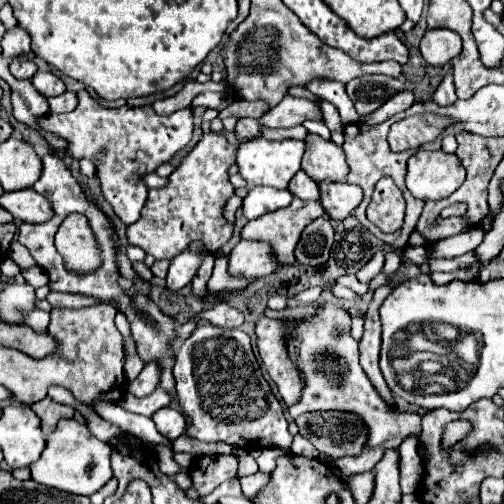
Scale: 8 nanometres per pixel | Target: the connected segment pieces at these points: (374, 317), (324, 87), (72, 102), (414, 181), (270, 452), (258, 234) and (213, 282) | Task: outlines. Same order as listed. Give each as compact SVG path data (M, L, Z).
M379 286L375 290L375 296L369 304L369 310L365 314L365 334L359 342L361 352L361 368L377 388L377 392L393 404L393 396L383 380L383 374L379 372L379 348L381 348L381 322L379 322L379 306L385 300L385 296L391 292L391 286Z
M311 80L305 84L305 88L319 96L321 100L327 100L331 102L335 108L339 108L341 112L341 118L343 118L343 124L355 124L359 122L359 116L345 92L345 84L339 84L339 82L333 82L333 80Z
M63 92L61 96L53 96L53 98L49 98L49 106L51 106L51 114L71 112L77 106L77 94L75 92Z
M419 150L407 162L407 188L421 200L443 200L465 180L461 160L443 150Z
M265 448L265 450L261 452L261 458L257 458L259 470L265 472L265 474L273 472L273 470L275 470L275 460L277 460L277 456L281 456L281 454L287 454L287 450L281 450L281 448Z
M295 198L287 208L281 208L267 216L251 220L243 228L241 238L269 242L281 266L287 266L295 262L293 250L295 250L295 244L299 242L303 228L323 214L325 210L321 202L305 202Z
M217 256L215 258L215 268L213 268L213 276L207 284L209 292L219 292L219 290L227 290L227 288L247 288L249 284L253 284L255 280L247 280L247 278L237 278L231 276L227 270L229 262L227 256Z

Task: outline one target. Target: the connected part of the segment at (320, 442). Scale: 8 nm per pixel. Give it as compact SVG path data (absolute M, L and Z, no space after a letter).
M337 410L307 412L301 414L295 422L299 426L299 434L311 440L311 444L319 450L319 454L327 456L329 460L337 460L343 456L359 456L365 450L365 442L369 438L369 428L365 430L365 422L353 412L337 412Z

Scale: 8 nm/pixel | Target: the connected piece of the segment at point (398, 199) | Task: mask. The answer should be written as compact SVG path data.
M381 178L367 206L367 218L381 230L393 232L403 226L405 199L391 178Z

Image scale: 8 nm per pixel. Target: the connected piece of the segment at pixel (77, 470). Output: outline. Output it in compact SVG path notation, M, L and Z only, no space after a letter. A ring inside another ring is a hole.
M75 418L59 420L55 432L47 436L47 448L43 450L41 458L31 466L31 478L61 492L91 496L111 480L109 456L111 448L107 448L105 442L97 440L89 432L87 424L81 424Z

